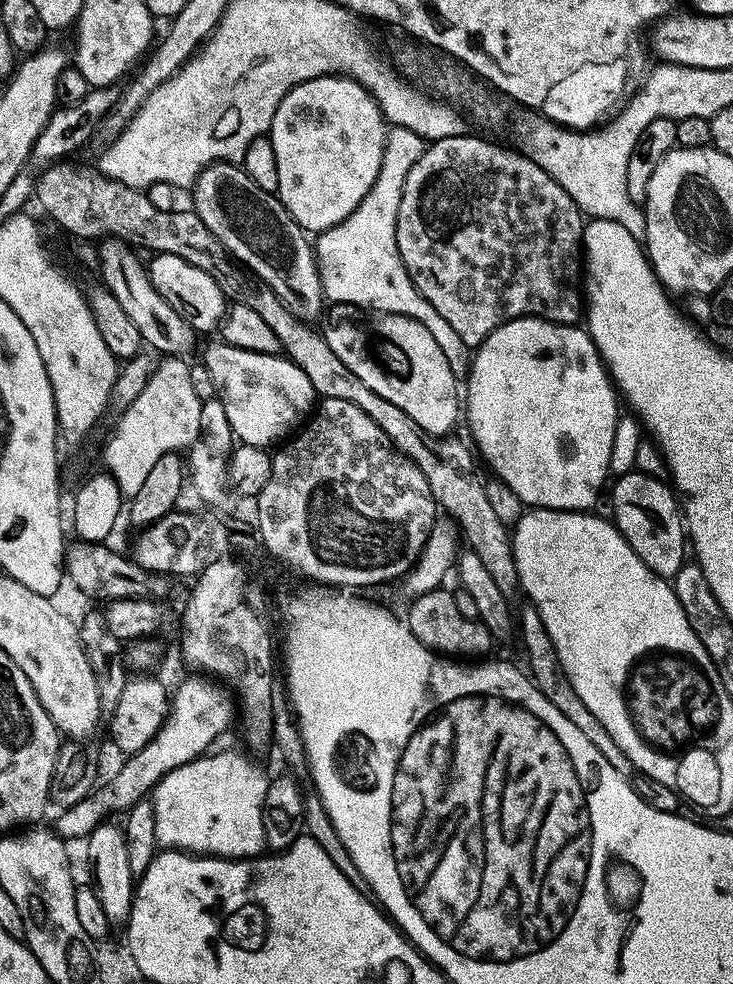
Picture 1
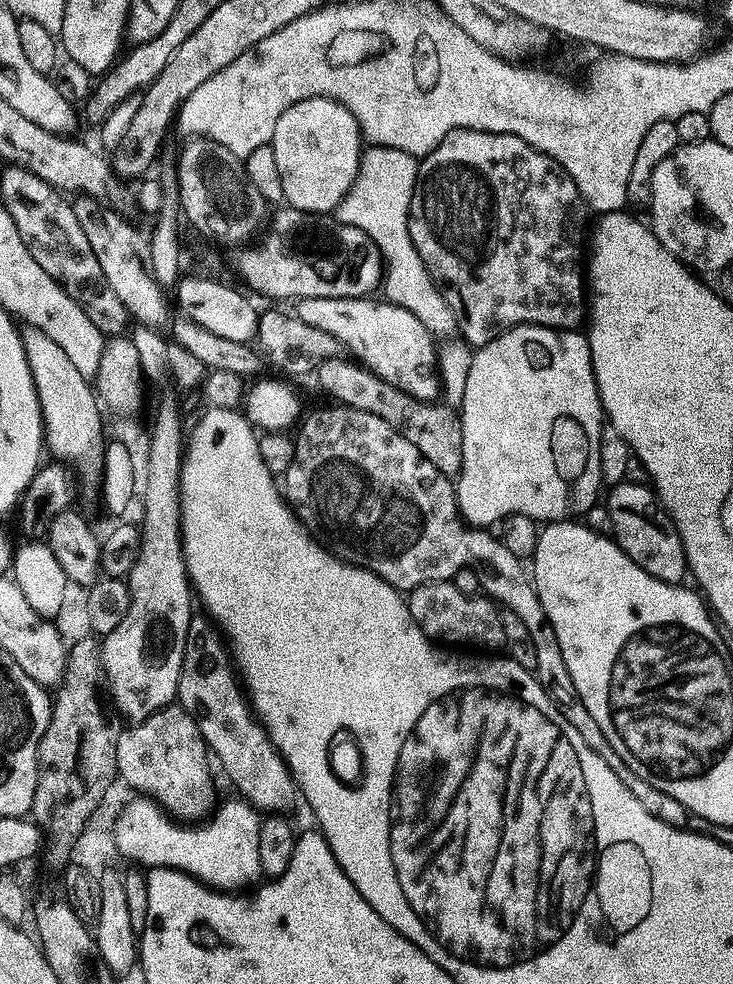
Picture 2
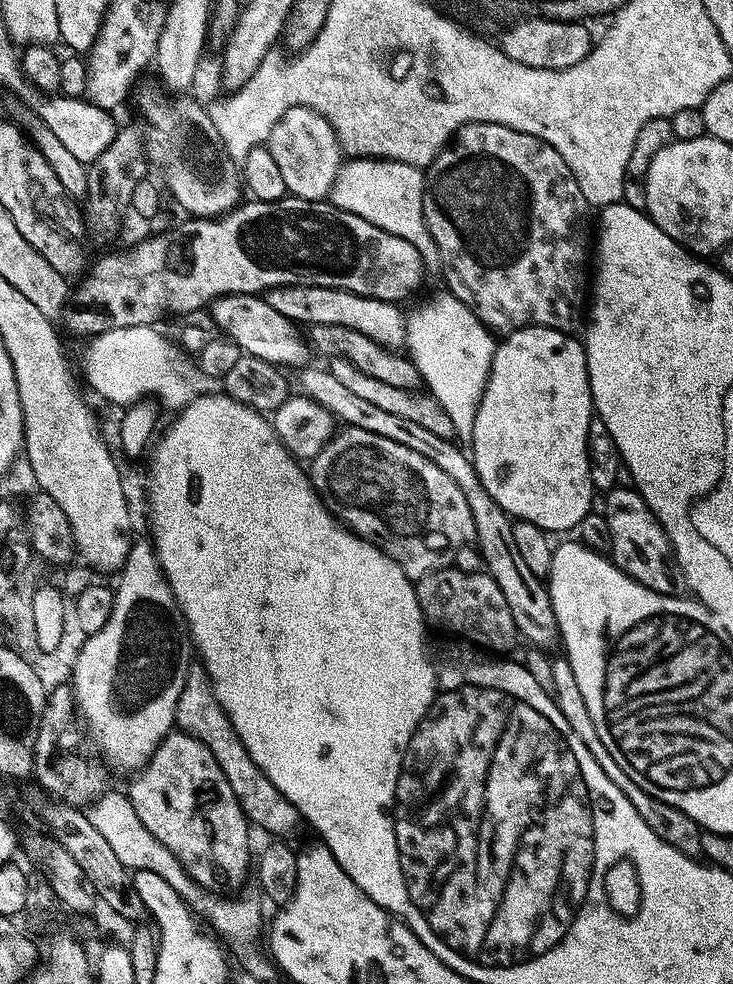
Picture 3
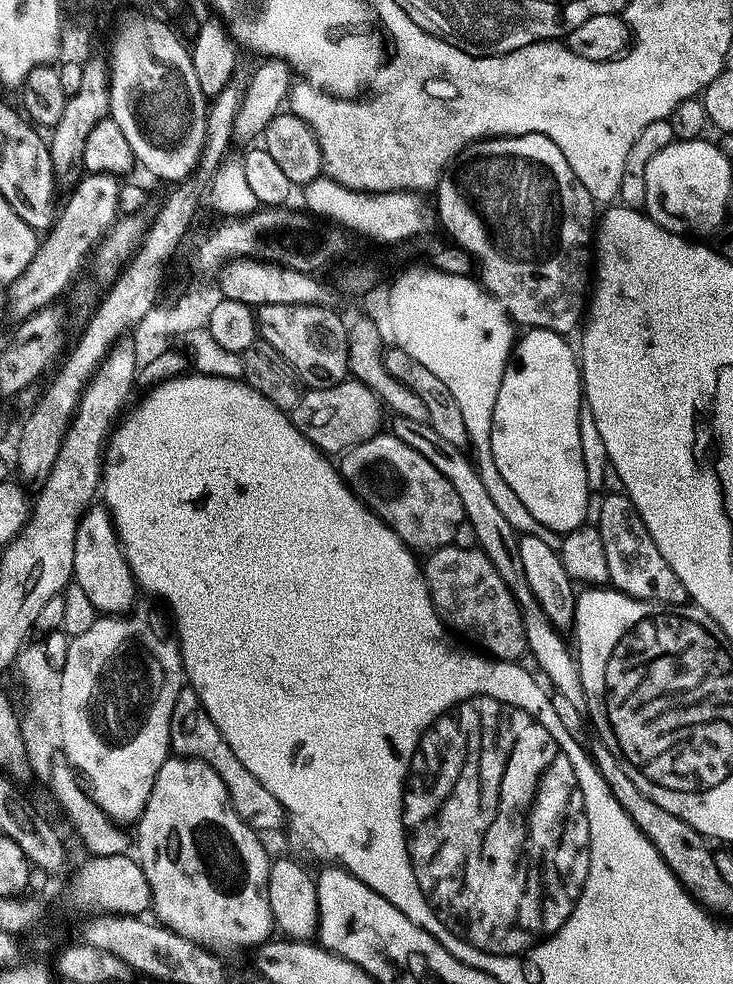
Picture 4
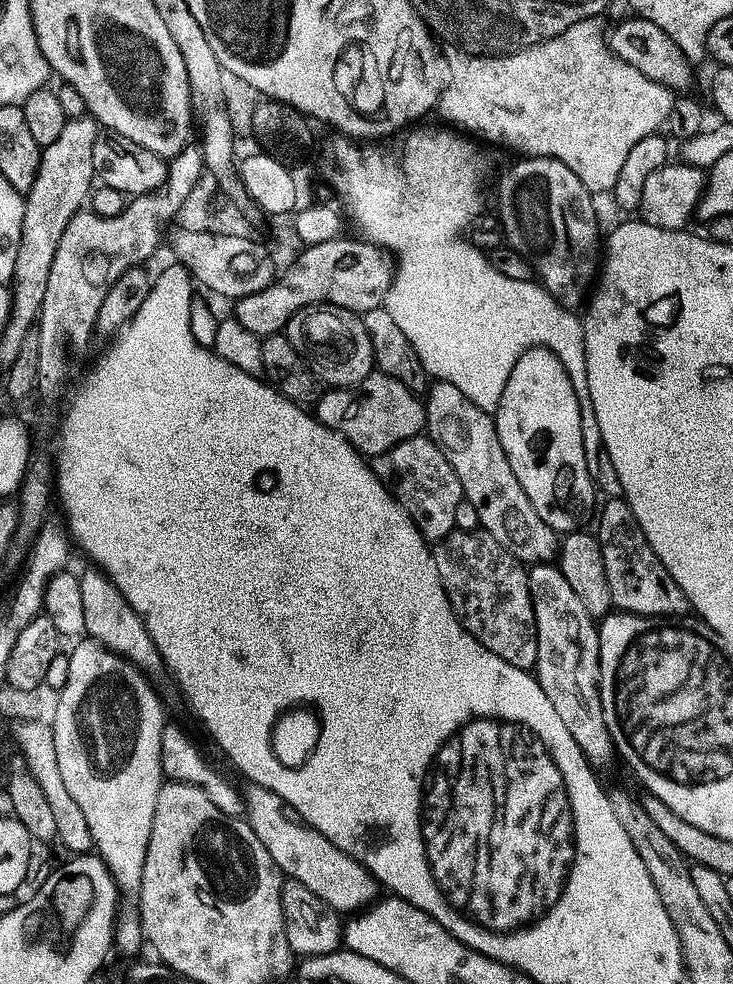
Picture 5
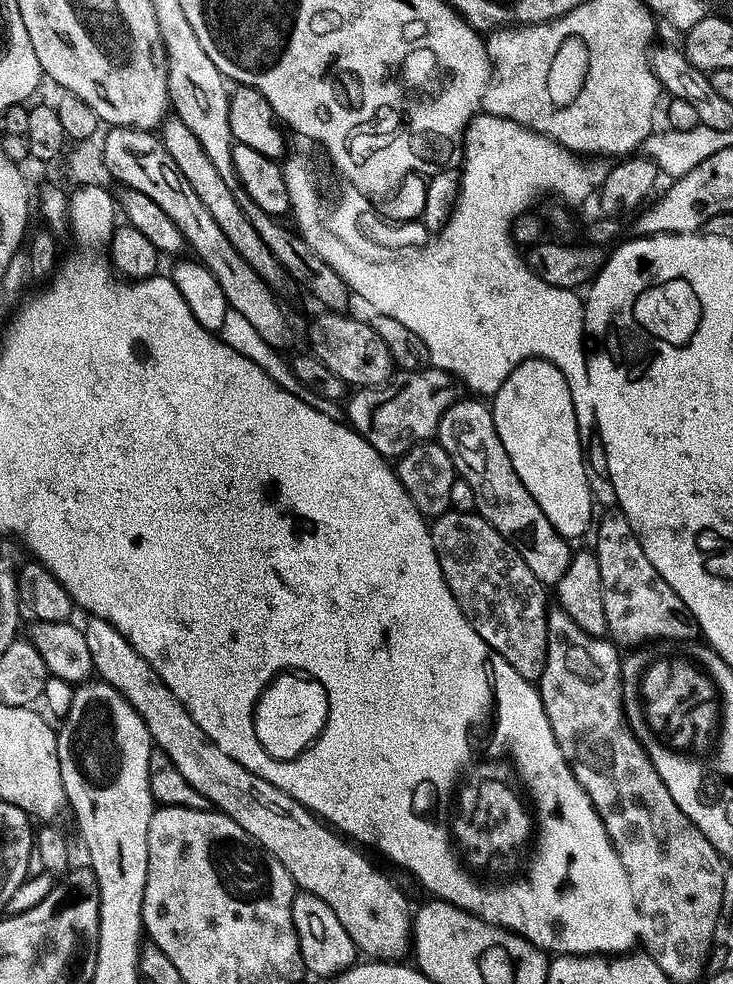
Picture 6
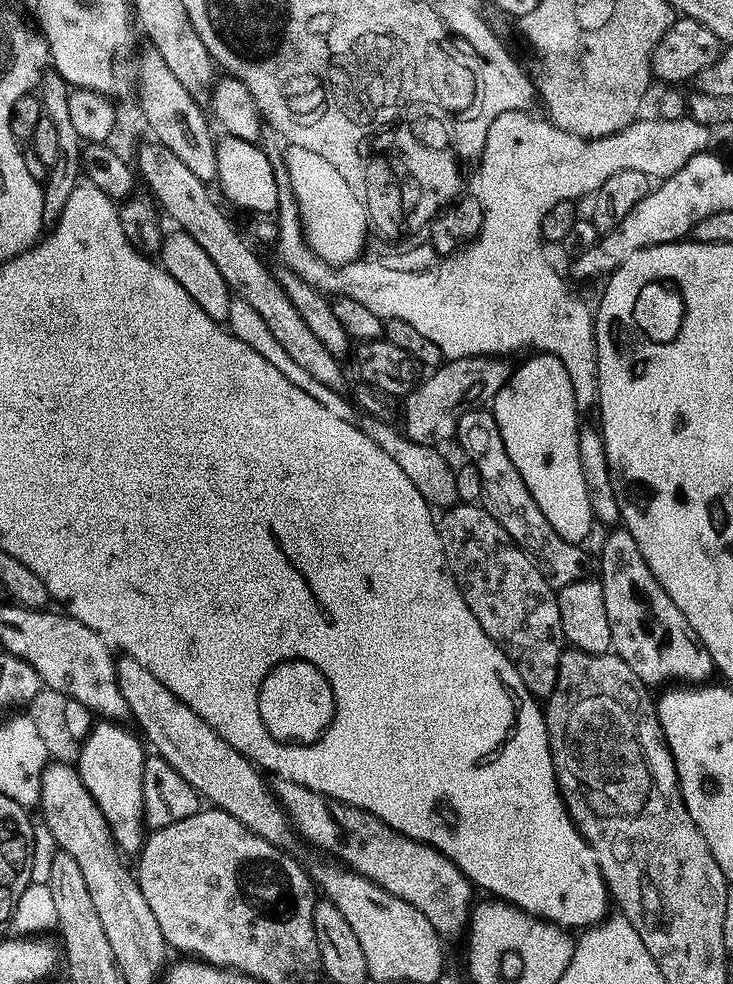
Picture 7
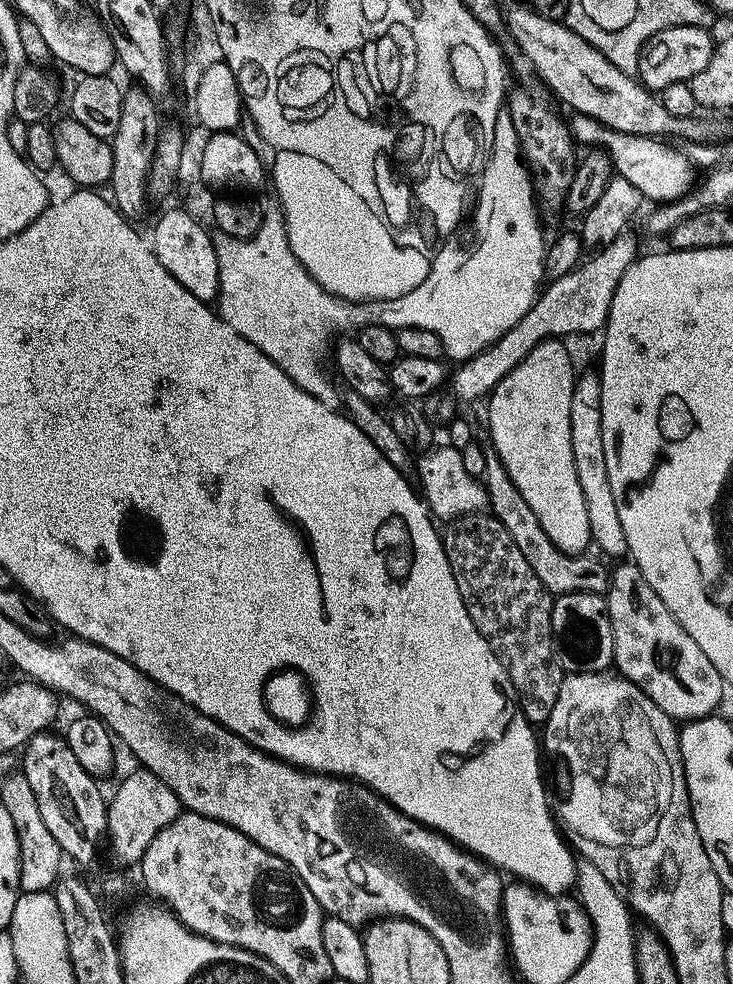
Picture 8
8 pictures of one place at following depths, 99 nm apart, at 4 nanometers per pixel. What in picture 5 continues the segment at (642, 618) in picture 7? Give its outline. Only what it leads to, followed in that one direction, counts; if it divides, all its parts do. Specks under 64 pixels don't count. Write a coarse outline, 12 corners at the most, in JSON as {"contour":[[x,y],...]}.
{"contour":[[623,498],[598,512],[613,609],[684,618],[690,605]]}

